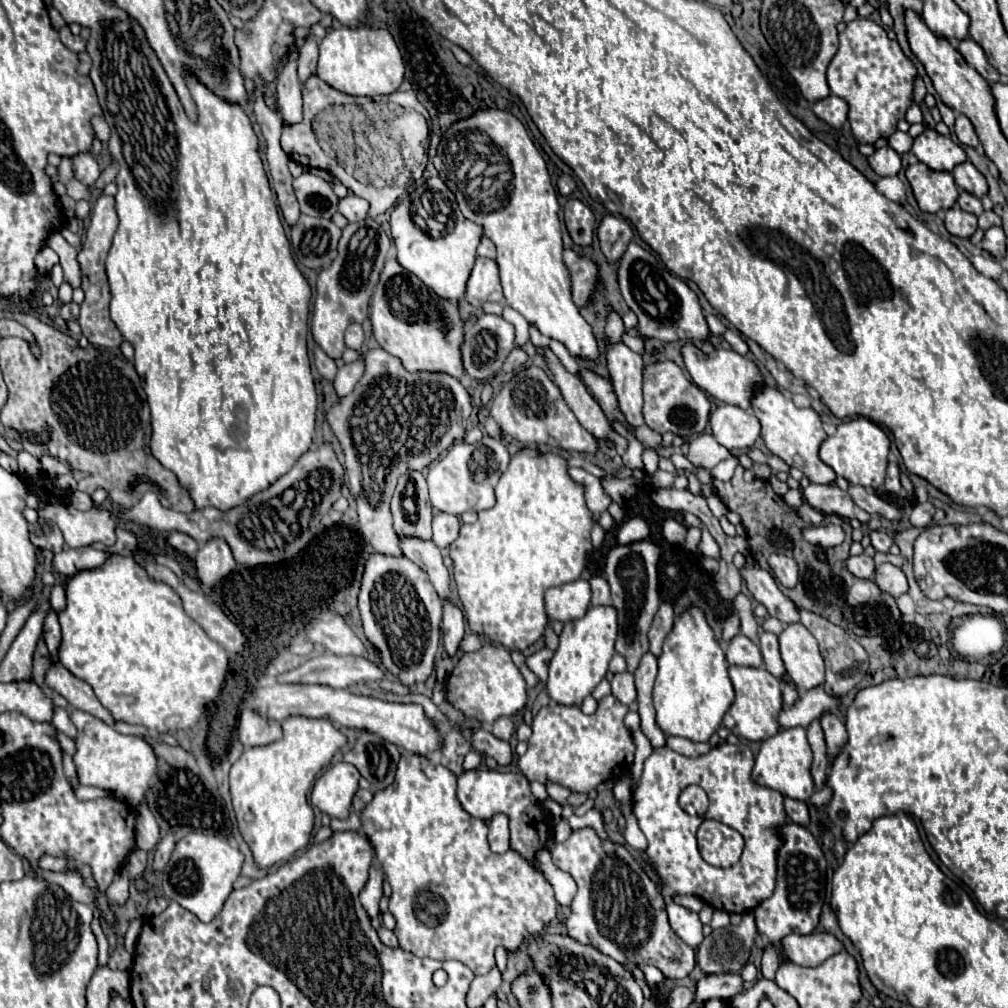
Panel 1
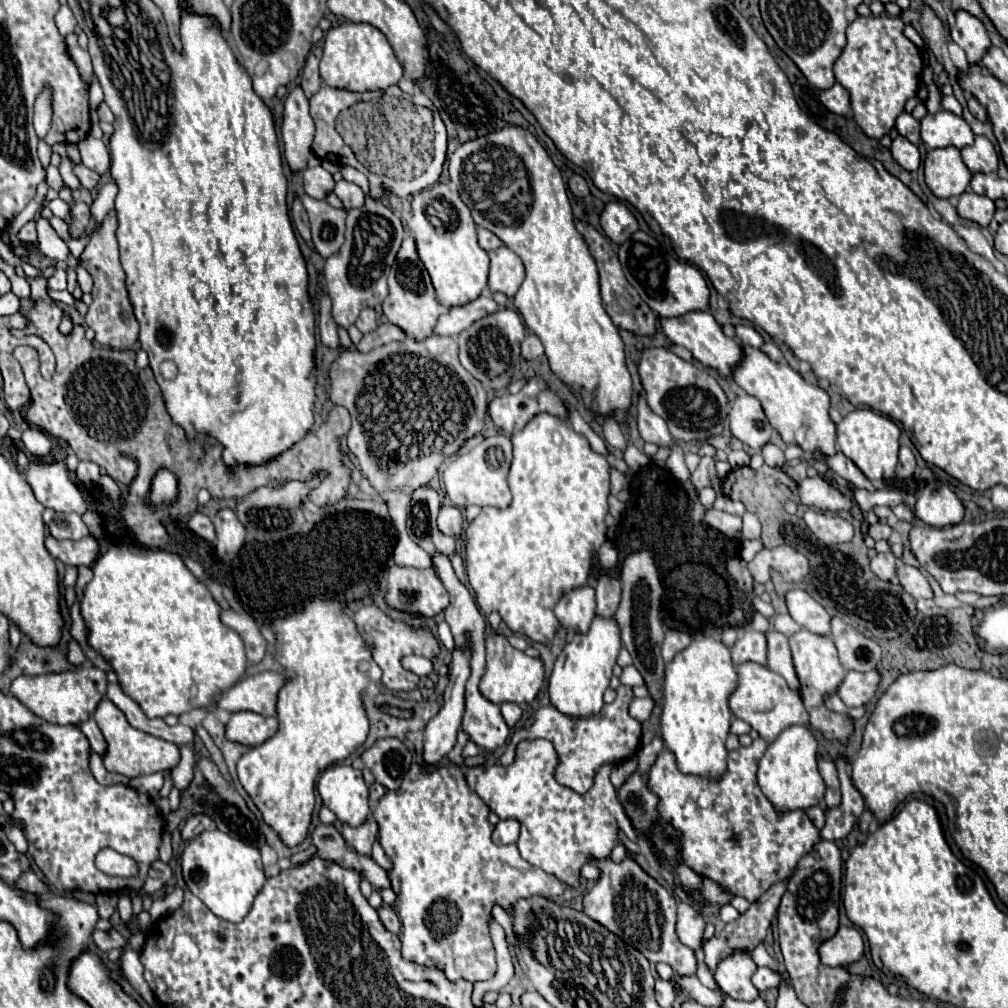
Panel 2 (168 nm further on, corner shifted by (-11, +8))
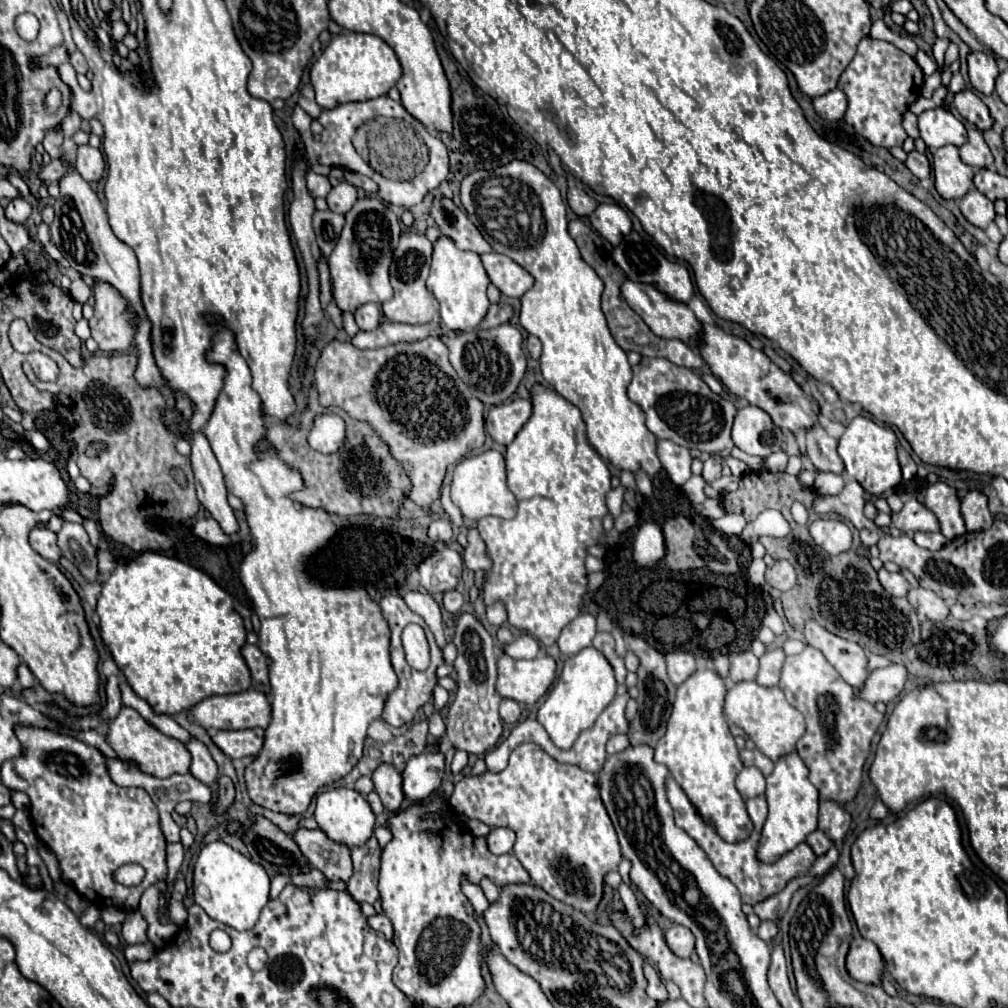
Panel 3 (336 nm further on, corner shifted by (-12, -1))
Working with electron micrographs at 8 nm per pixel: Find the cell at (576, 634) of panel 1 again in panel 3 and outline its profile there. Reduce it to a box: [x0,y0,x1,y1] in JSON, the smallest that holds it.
[536,647,616,749]

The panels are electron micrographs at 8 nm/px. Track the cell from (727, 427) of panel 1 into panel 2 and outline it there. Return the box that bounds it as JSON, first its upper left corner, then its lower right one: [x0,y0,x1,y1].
[729,394,773,452]

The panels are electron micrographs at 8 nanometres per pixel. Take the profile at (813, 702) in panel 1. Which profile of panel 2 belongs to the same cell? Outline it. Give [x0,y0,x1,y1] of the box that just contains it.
[837,670,879,708]

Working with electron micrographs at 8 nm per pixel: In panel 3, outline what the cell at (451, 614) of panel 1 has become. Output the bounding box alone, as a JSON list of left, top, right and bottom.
[402,743,444,803]

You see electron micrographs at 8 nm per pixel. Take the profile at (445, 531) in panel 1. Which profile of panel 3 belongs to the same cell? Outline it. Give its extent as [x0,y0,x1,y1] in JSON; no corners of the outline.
[428,519,452,543]

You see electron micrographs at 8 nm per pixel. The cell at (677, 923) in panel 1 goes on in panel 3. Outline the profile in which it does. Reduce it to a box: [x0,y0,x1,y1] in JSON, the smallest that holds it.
[666,925,694,959]

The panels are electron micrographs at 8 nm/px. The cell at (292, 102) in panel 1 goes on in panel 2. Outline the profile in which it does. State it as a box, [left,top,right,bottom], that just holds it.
[283,84,315,172]

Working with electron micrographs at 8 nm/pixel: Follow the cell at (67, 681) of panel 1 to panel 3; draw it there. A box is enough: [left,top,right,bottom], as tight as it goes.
[186,737,218,785]

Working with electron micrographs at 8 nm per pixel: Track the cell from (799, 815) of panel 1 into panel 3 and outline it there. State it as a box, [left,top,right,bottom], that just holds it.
[806,829,832,857]

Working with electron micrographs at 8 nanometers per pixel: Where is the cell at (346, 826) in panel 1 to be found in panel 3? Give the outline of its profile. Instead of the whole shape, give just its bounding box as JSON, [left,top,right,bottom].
[348,837,382,903]

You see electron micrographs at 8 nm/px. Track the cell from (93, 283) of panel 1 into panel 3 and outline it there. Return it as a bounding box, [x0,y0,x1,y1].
[90,283,136,353]

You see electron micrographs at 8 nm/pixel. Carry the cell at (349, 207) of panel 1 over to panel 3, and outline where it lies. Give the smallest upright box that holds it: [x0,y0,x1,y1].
[326,181,358,213]

